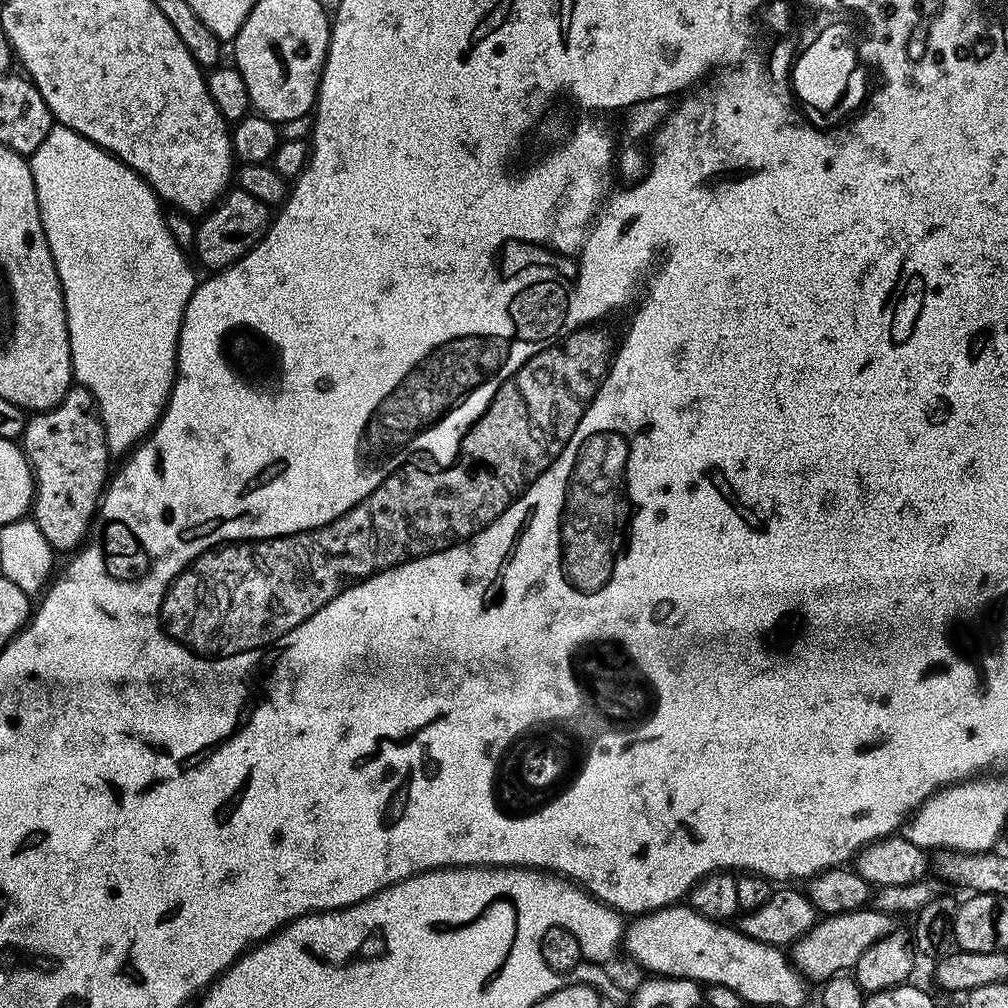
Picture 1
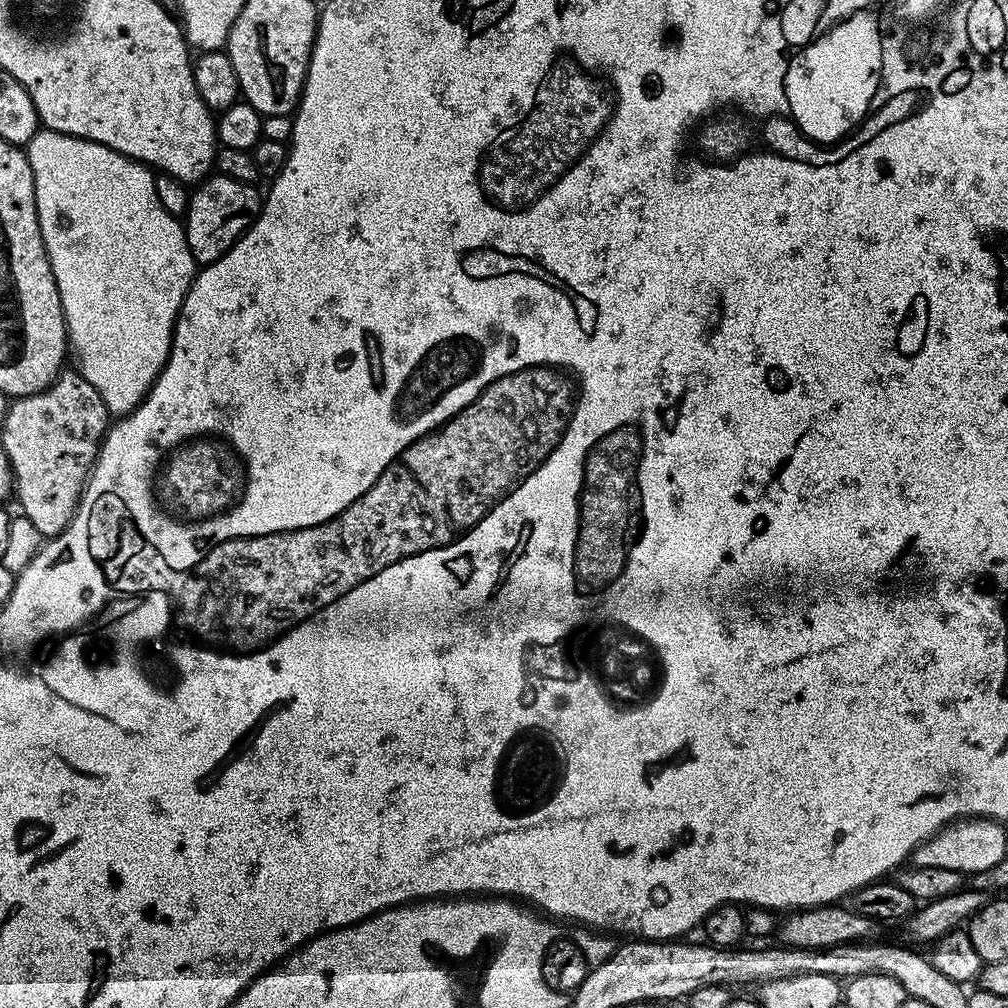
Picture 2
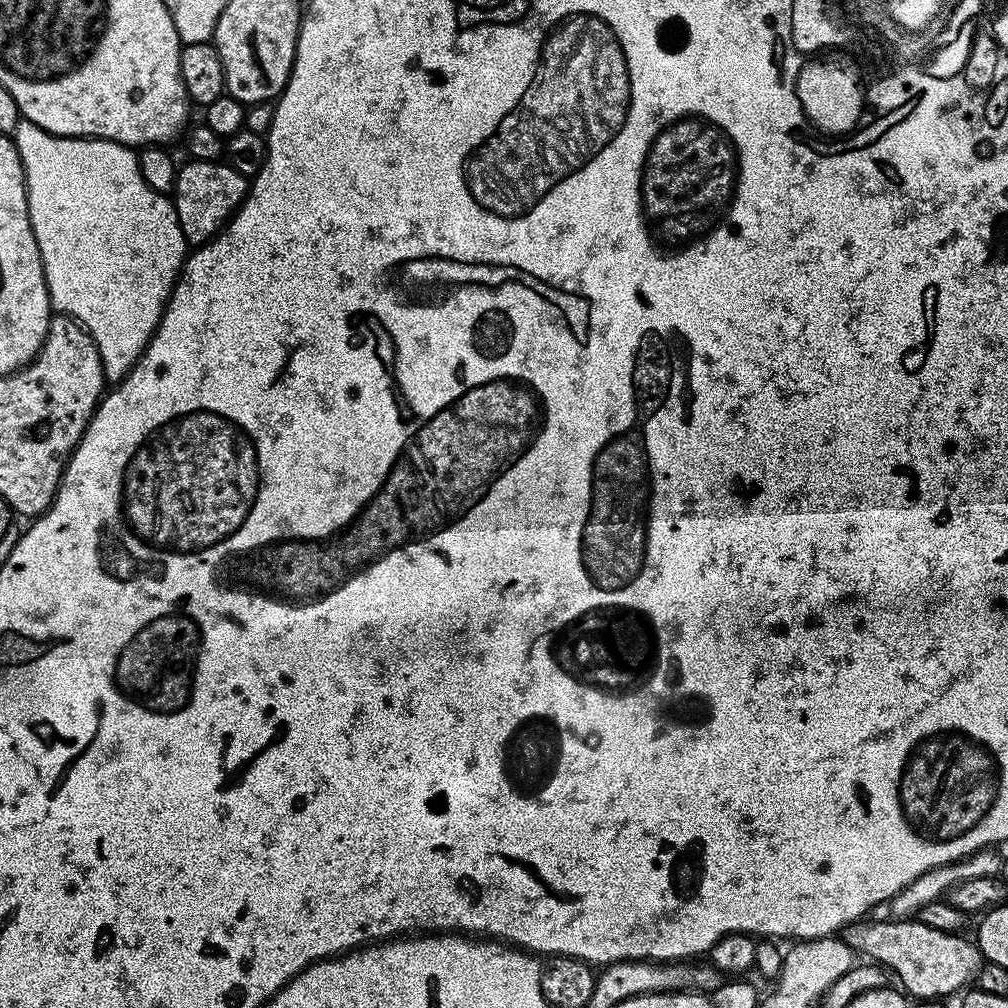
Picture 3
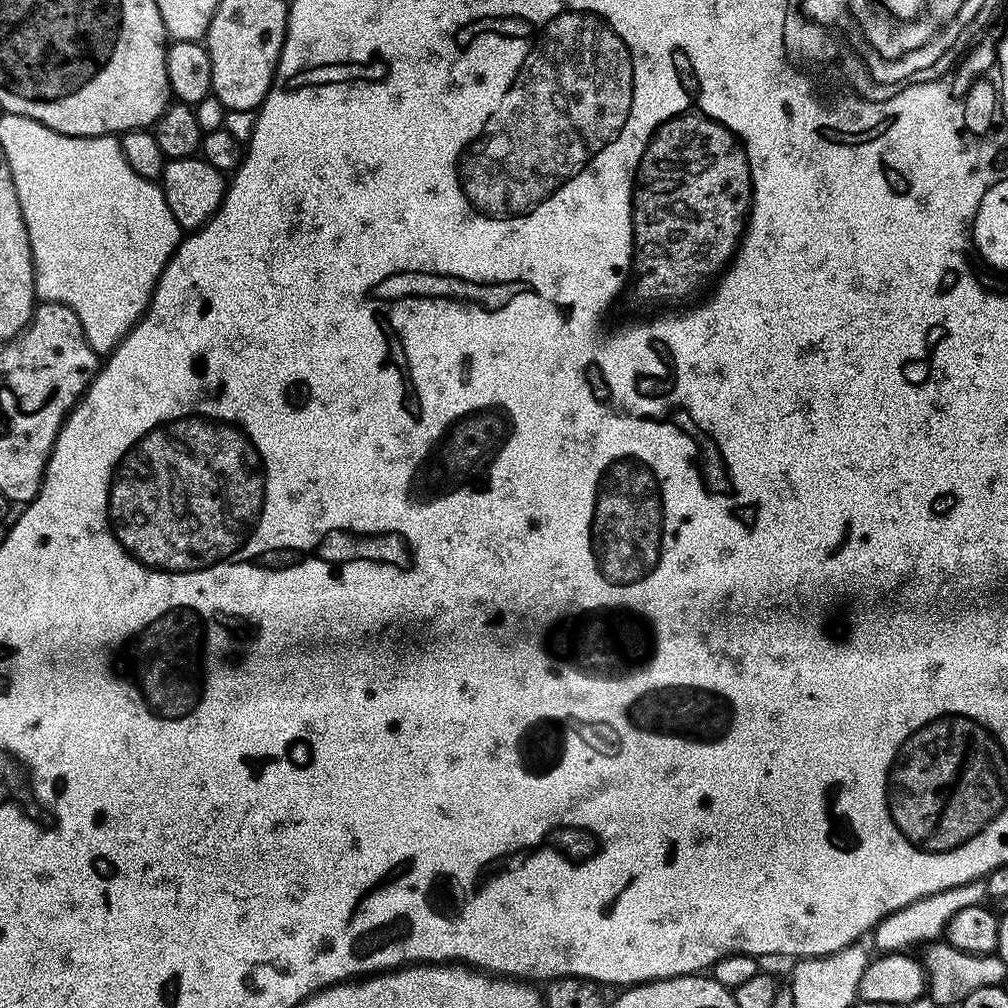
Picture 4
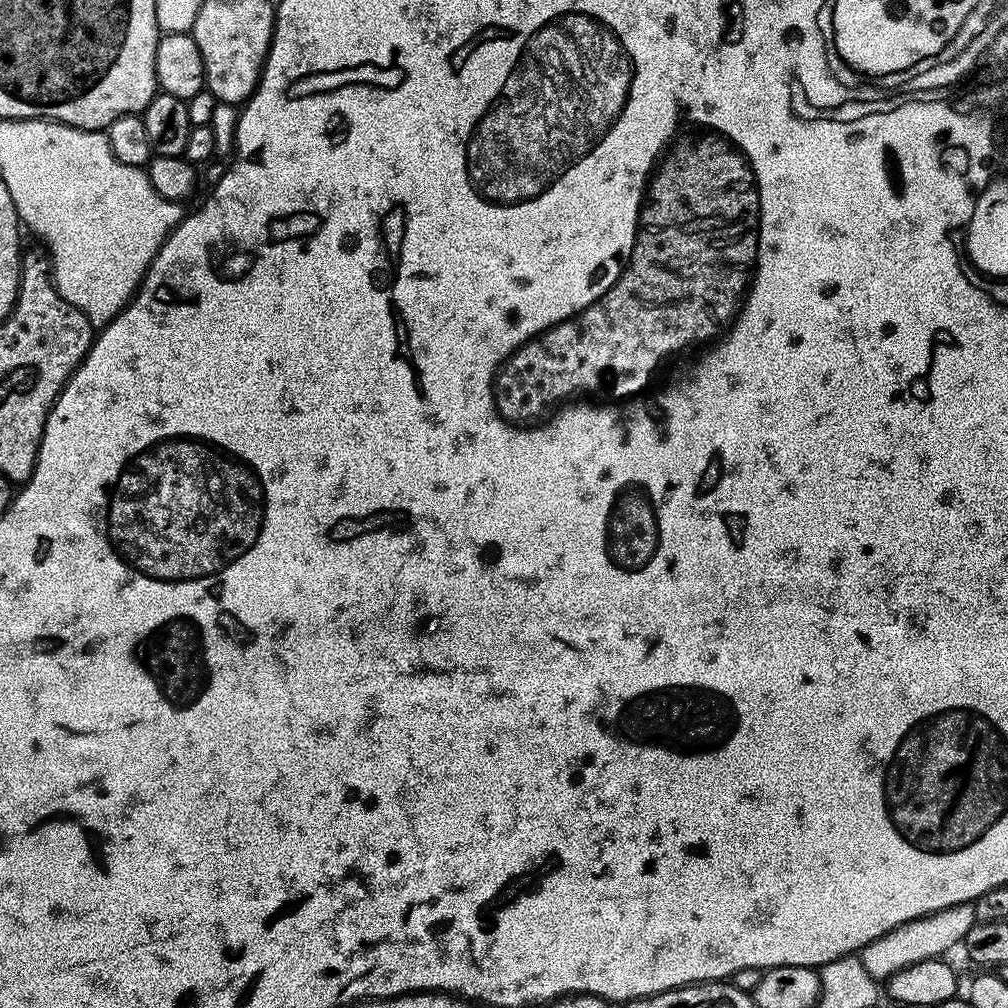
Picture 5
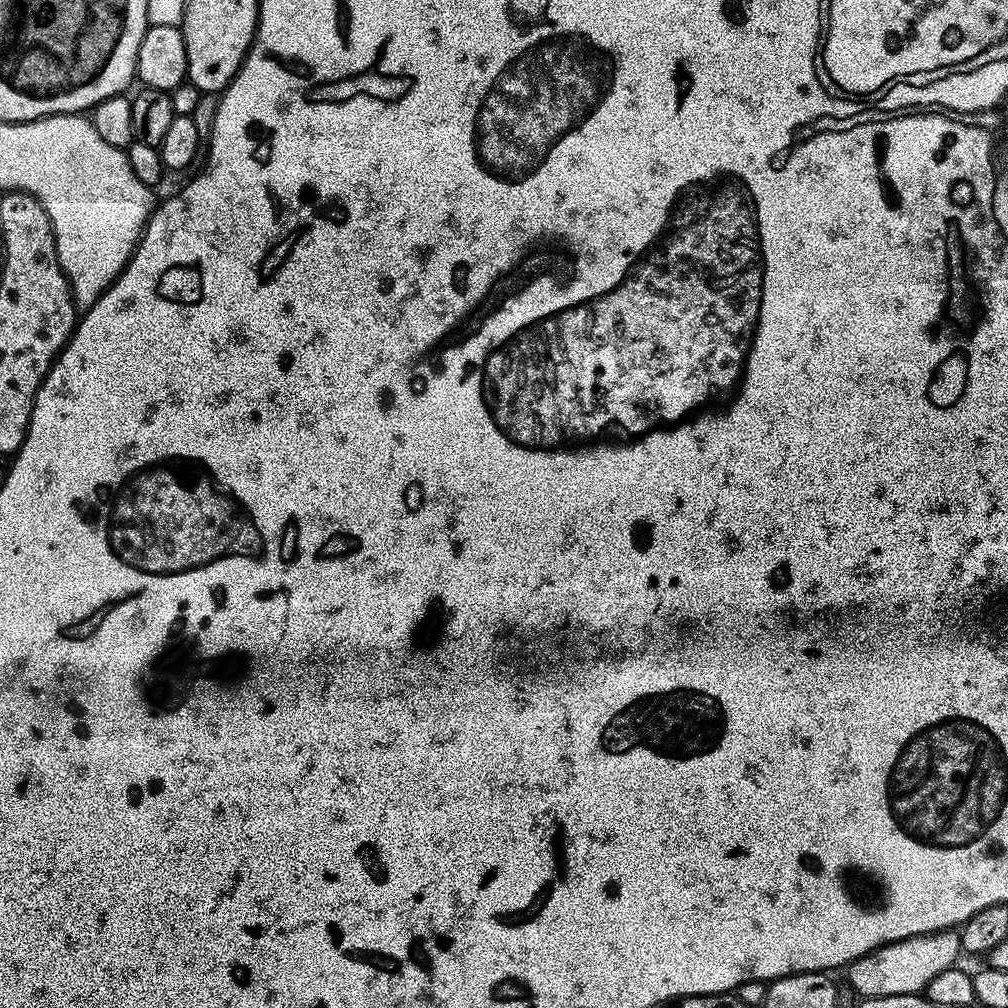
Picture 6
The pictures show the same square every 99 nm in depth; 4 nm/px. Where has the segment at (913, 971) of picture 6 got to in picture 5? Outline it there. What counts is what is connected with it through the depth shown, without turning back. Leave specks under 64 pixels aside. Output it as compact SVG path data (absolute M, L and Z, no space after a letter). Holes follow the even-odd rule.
M955 904L952 908L934 912L930 916L923 916L920 920L912 920L909 924L890 930L882 938L860 949L858 955L867 974L870 974L877 982L887 982L903 968L909 968L923 960L935 960L948 954L944 952L950 951L955 944L959 945L963 942L966 934L977 922L976 909L972 904Z

